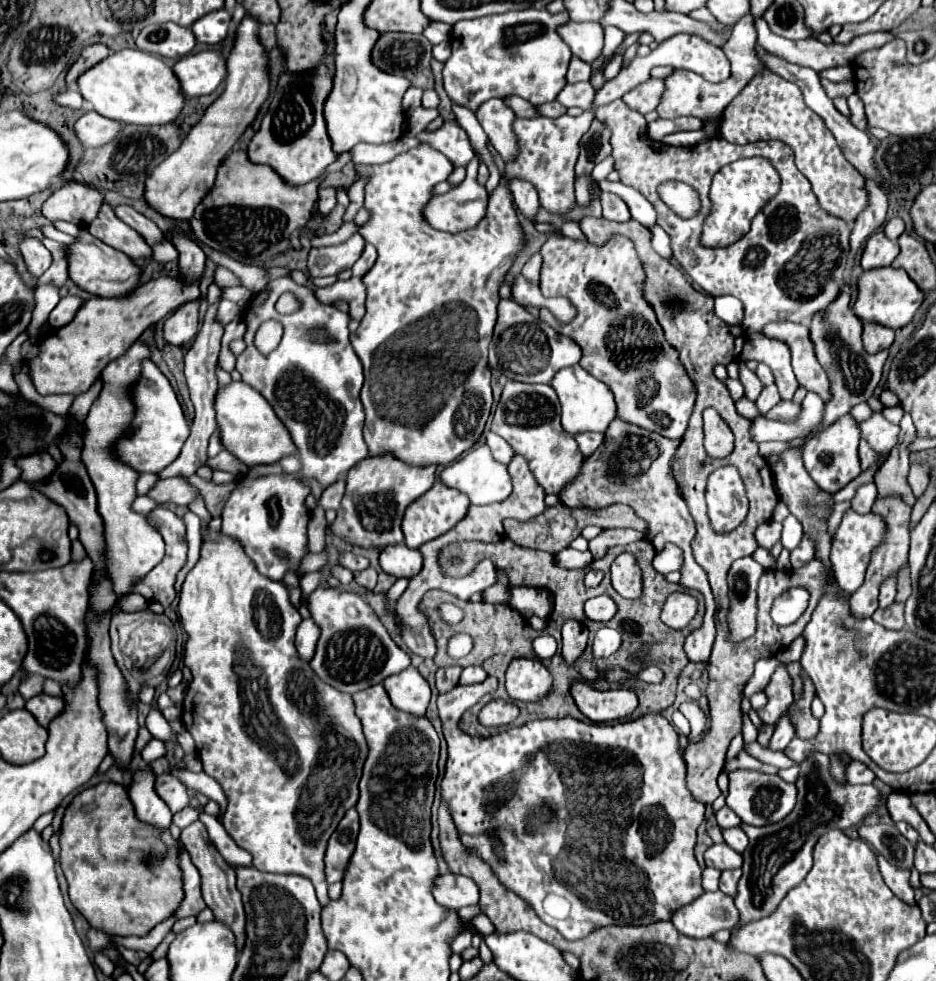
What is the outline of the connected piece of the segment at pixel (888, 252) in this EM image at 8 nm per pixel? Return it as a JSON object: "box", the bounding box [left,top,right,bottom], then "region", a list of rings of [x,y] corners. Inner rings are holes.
{"box":[861,232,899,270],"region":[[[875,232],[869,236],[869,240],[865,244],[861,266],[863,266],[863,270],[891,266],[891,262],[897,258],[897,254],[899,254],[897,242],[891,242],[883,232]]]}

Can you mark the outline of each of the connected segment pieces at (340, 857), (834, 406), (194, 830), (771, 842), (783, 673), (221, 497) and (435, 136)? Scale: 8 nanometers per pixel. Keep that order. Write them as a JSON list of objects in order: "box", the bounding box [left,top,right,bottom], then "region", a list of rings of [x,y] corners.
[{"box":[325,808,359,886],"region":[[[351,808],[339,822],[337,830],[331,834],[325,852],[325,880],[329,886],[341,882],[345,866],[355,850],[357,832],[359,832],[359,814],[355,808]]]},{"box":[811,292,889,430],"region":[[[841,292],[839,298],[825,310],[811,318],[811,340],[815,344],[815,354],[819,364],[829,376],[831,398],[825,402],[825,412],[821,418],[821,430],[833,424],[837,418],[847,414],[855,404],[865,402],[881,380],[881,368],[889,356],[889,350],[867,354],[861,346],[861,320],[849,306],[849,292]]]},{"box":[179,820,245,954],"region":[[[199,820],[189,824],[187,828],[183,828],[179,840],[189,850],[189,856],[191,856],[193,864],[197,866],[197,870],[201,874],[201,892],[203,892],[203,900],[205,900],[207,908],[213,910],[215,920],[225,922],[225,926],[229,926],[229,930],[233,930],[237,950],[241,954],[241,950],[245,946],[245,912],[243,912],[243,906],[241,906],[241,892],[235,886],[235,870],[223,860],[223,856],[209,842],[207,830]]]},{"box":[735,752,879,924],"region":[[[811,752],[799,764],[797,786],[797,804],[791,814],[781,822],[769,826],[749,826],[741,828],[749,836],[749,846],[743,852],[743,876],[737,884],[735,906],[741,912],[741,924],[769,916],[779,902],[787,896],[789,888],[799,886],[805,874],[809,874],[813,862],[811,852],[819,836],[831,828],[849,828],[859,824],[869,812],[879,806],[879,792],[873,784],[869,786],[837,786],[833,774],[829,774],[829,754]]]},{"box":[759,664,793,724],"region":[[[779,664],[773,672],[769,684],[765,686],[765,694],[769,698],[767,706],[759,710],[759,718],[767,724],[777,724],[779,718],[785,716],[787,708],[793,702],[793,678],[787,670],[787,664]]]},{"box":[185,474,237,518],"region":[[[193,474],[191,478],[185,478],[185,480],[203,494],[203,498],[205,498],[205,502],[207,502],[207,510],[211,512],[213,518],[215,518],[215,516],[221,516],[221,510],[223,510],[223,506],[225,506],[225,502],[227,502],[231,490],[233,490],[235,484],[237,484],[237,482],[231,482],[231,484],[225,484],[225,486],[217,486],[217,484],[213,484],[213,482],[205,482],[205,480],[199,478],[197,474]]]},{"box":[417,120,475,166],"region":[[[449,120],[433,132],[423,130],[417,134],[417,140],[421,144],[429,144],[435,150],[439,150],[441,154],[445,154],[453,162],[453,166],[467,166],[467,162],[475,156],[471,144],[467,140],[467,134],[459,126],[457,120]]]}]

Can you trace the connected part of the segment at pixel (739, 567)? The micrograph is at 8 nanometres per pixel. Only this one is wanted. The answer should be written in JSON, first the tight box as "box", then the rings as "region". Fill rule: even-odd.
{"box":[729,556,763,642],"region":[[[751,556],[739,558],[729,570],[729,642],[743,642],[755,634],[757,612],[757,582],[763,574],[763,566]]]}

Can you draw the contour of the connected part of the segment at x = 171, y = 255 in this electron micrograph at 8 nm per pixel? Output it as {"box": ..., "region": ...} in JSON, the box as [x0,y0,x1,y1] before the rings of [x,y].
{"box":[153,238,179,262],"region":[[[167,238],[157,242],[157,246],[153,246],[153,260],[157,260],[157,262],[173,262],[173,260],[177,260],[177,256],[179,256],[177,248]]]}

